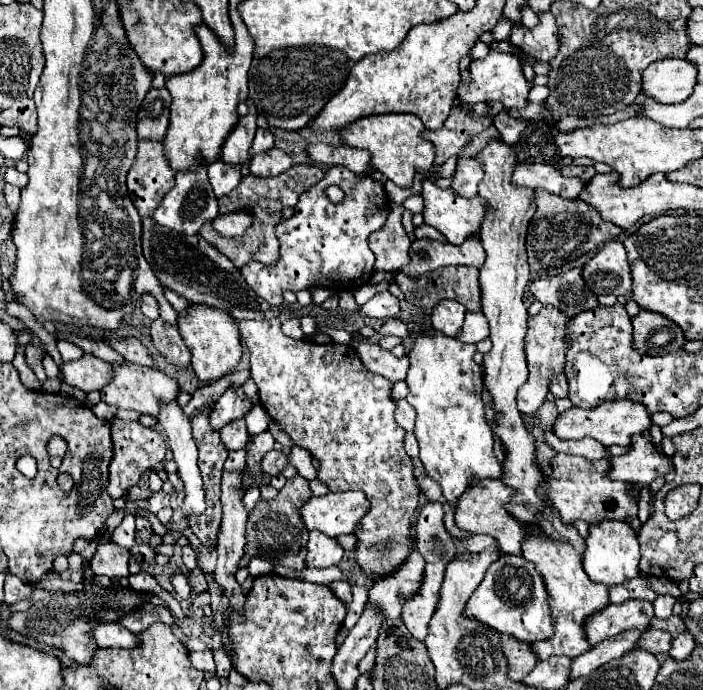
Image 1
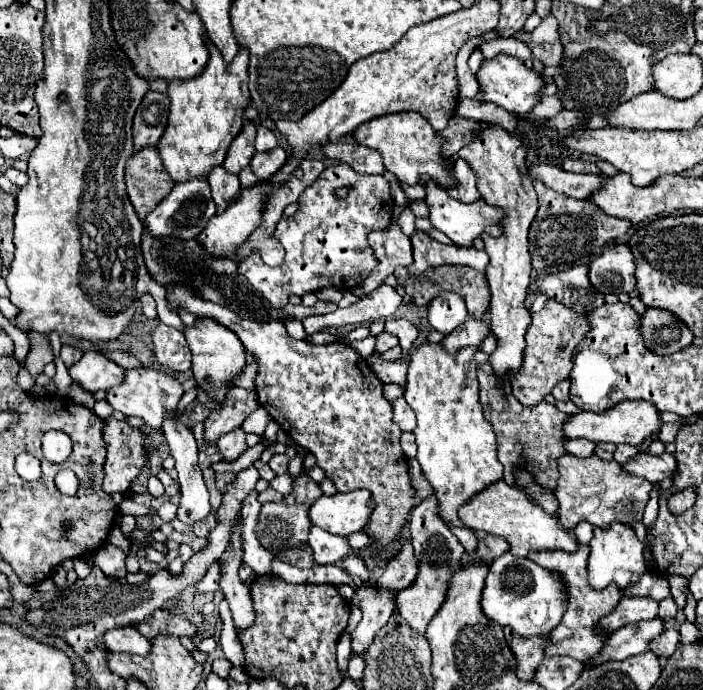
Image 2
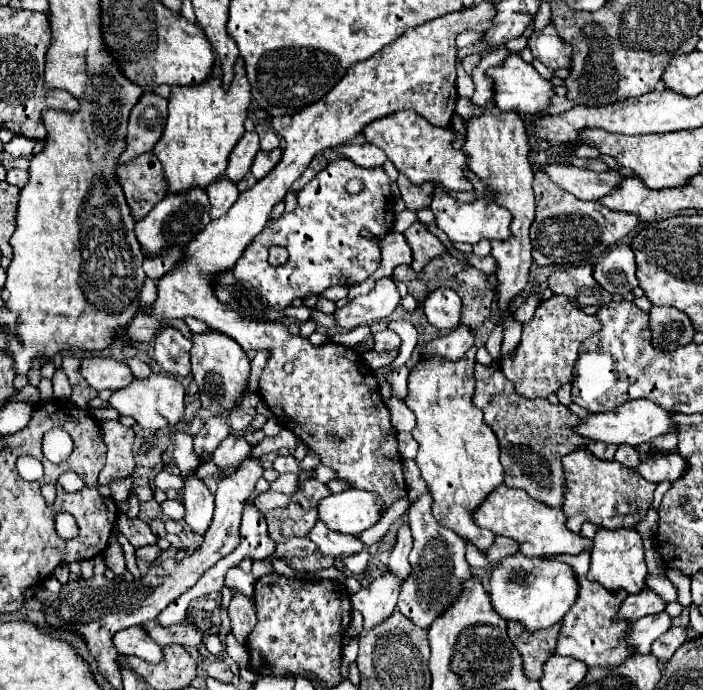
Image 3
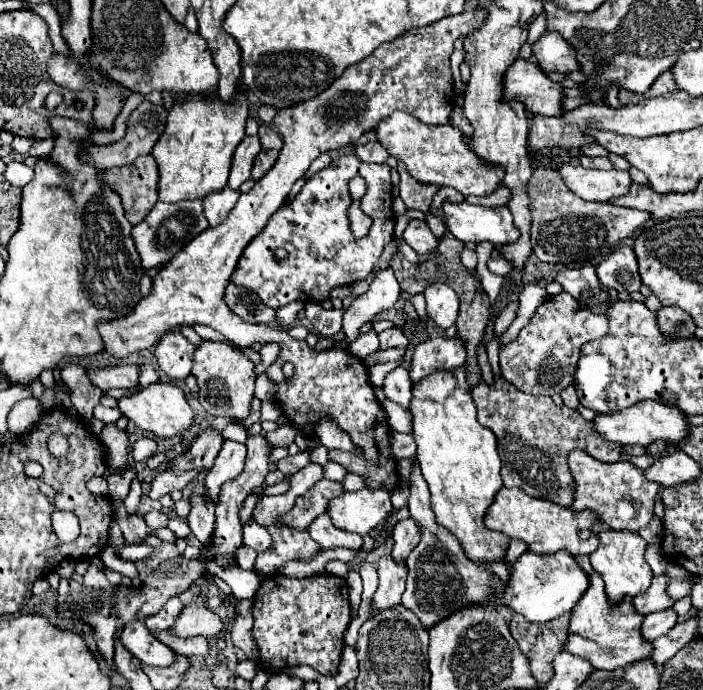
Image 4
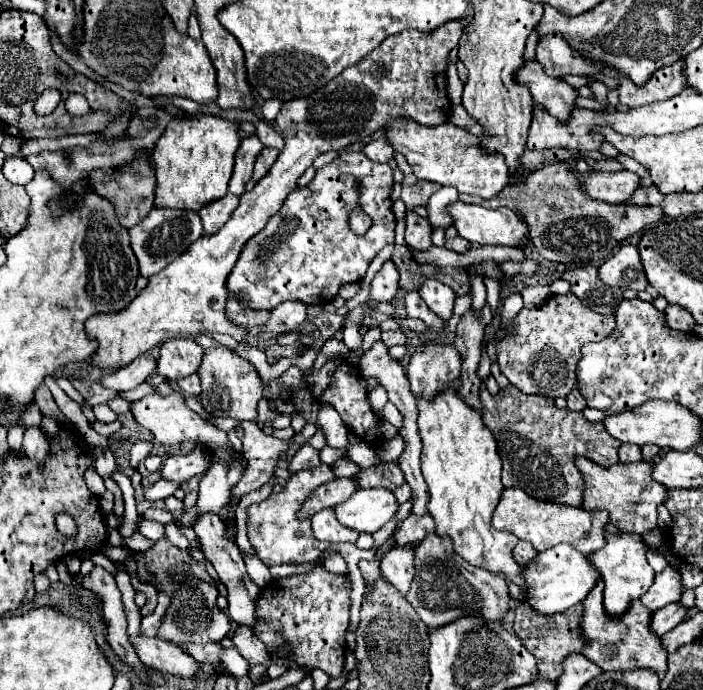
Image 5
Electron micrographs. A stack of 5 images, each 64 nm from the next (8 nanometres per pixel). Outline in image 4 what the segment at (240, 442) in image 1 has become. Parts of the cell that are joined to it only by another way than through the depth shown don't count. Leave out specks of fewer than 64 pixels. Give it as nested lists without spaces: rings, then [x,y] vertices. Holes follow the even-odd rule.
[[[226,440],[220,454],[216,456],[214,466],[210,468],[206,476],[206,496],[212,502],[218,502],[220,486],[232,478],[236,478],[244,468],[246,458],[246,446],[234,440]]]

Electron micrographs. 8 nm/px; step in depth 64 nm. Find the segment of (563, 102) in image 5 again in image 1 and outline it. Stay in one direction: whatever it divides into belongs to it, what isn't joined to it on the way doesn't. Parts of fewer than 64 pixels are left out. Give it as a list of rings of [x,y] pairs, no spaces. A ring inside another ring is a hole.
[[[490,50],[490,54],[484,60],[472,60],[470,66],[470,84],[466,86],[466,82],[460,82],[456,86],[456,98],[464,104],[478,104],[478,102],[492,102],[498,100],[506,106],[506,110],[514,110],[514,108],[524,108],[528,106],[528,92],[534,86],[532,82],[526,82],[524,72],[522,72],[522,62],[512,56],[512,54],[504,54],[498,50]]]

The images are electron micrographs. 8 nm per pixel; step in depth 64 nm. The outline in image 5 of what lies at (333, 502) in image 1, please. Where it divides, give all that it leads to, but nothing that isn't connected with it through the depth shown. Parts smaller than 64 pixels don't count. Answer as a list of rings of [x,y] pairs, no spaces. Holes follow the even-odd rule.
[[[368,488],[356,490],[348,502],[334,506],[336,520],[342,526],[348,526],[358,532],[374,534],[380,530],[398,510],[394,494],[386,488]]]

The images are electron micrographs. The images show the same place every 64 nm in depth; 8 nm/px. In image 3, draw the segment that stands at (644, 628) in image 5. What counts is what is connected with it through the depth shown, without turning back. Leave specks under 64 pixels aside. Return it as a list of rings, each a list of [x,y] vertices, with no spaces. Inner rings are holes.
[[[580,552],[578,556],[556,554],[556,560],[572,566],[576,580],[580,582],[580,590],[574,606],[560,622],[558,642],[552,654],[582,660],[586,666],[618,666],[628,656],[632,656],[632,652],[624,642],[624,632],[628,628],[628,622],[614,622],[614,616],[618,614],[618,608],[628,594],[624,594],[624,590],[620,594],[608,594],[608,590],[604,590],[604,586],[600,586],[598,582],[586,580],[586,572],[590,566],[590,552]]]

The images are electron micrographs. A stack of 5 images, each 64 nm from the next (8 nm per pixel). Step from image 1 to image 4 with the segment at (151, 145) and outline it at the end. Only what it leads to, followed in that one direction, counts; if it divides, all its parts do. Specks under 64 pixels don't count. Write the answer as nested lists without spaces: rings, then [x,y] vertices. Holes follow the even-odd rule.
[[[152,154],[140,156],[128,166],[104,170],[100,178],[120,194],[126,218],[132,224],[138,224],[158,202],[158,166]]]

